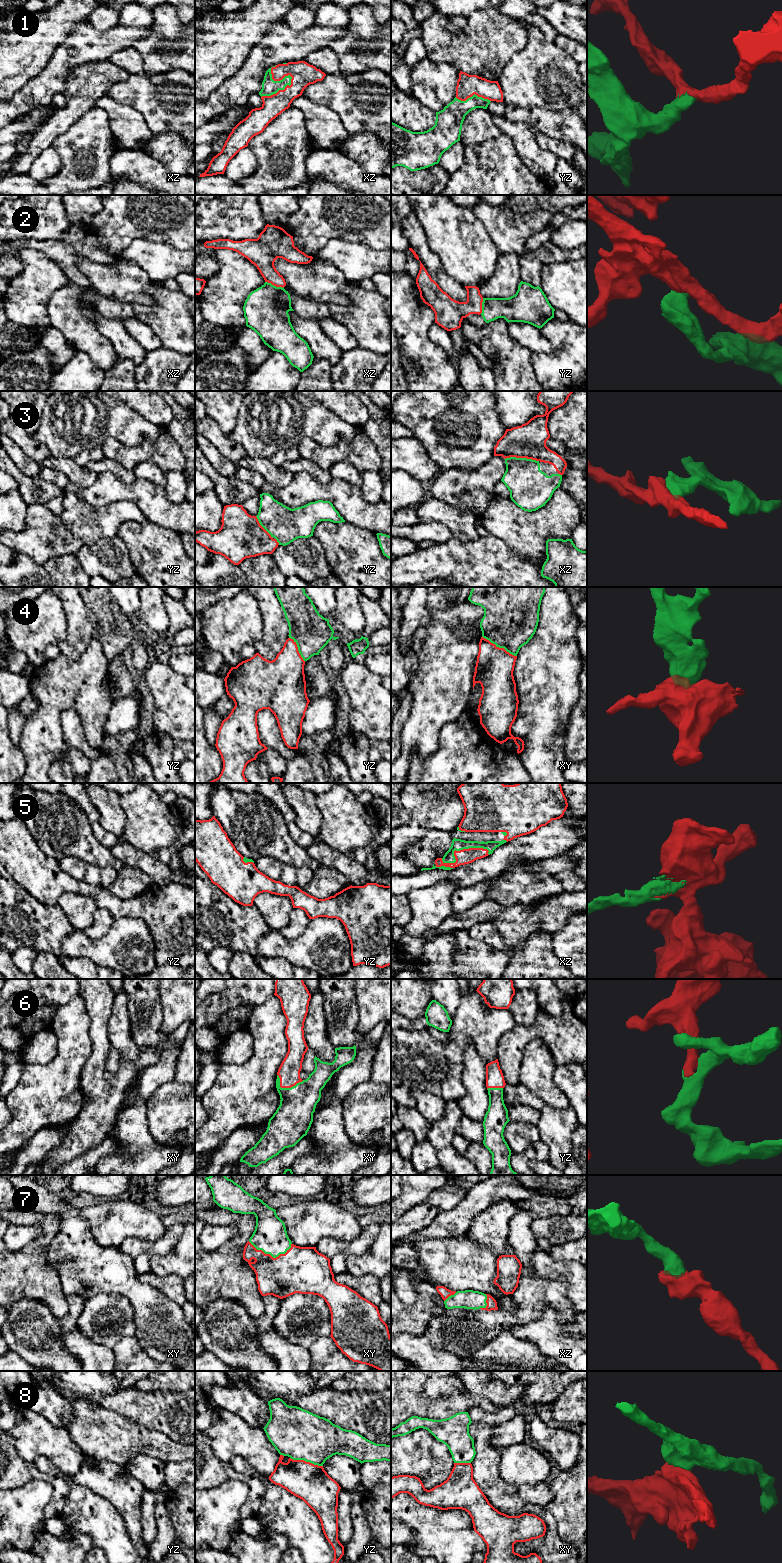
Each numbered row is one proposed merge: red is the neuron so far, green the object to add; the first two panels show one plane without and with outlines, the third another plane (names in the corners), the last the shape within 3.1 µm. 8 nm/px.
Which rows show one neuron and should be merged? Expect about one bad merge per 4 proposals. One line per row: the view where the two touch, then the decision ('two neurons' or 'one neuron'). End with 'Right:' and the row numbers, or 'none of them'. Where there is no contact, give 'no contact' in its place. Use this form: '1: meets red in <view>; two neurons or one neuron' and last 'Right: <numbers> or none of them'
1: meets red in xz; one neuron
2: meets red in xz; two neurons
3: meets red in xz; one neuron
4: meets red in xy; two neurons
5: meets red in xz; one neuron
6: meets red in xy; one neuron
7: meets red in xy; one neuron
8: meets red in yz; two neurons
Right: 1, 3, 5, 6, 7

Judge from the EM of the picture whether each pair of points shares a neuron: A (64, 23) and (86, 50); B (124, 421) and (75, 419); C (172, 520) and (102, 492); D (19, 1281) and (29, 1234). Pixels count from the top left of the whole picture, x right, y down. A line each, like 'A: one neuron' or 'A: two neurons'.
A: two neurons
B: one neuron
C: one neuron
D: two neurons

